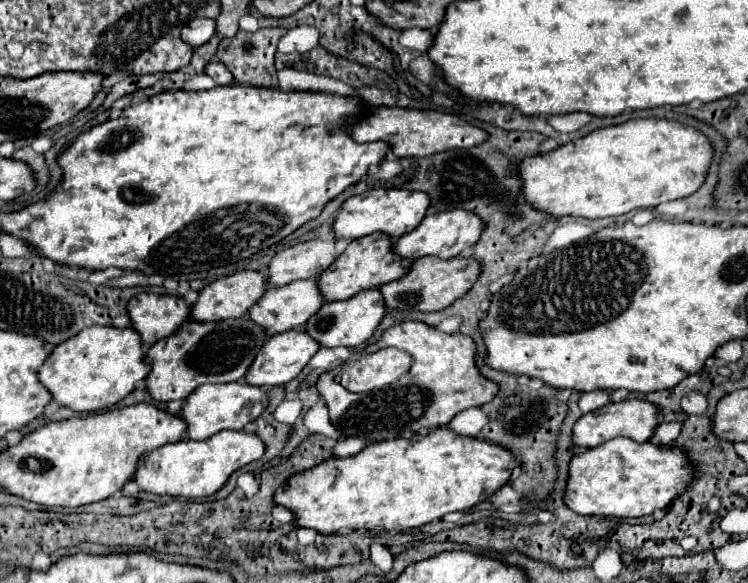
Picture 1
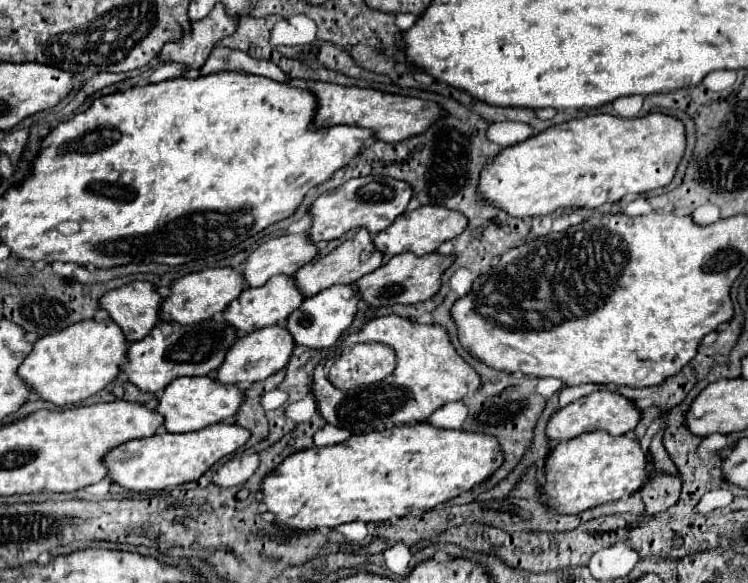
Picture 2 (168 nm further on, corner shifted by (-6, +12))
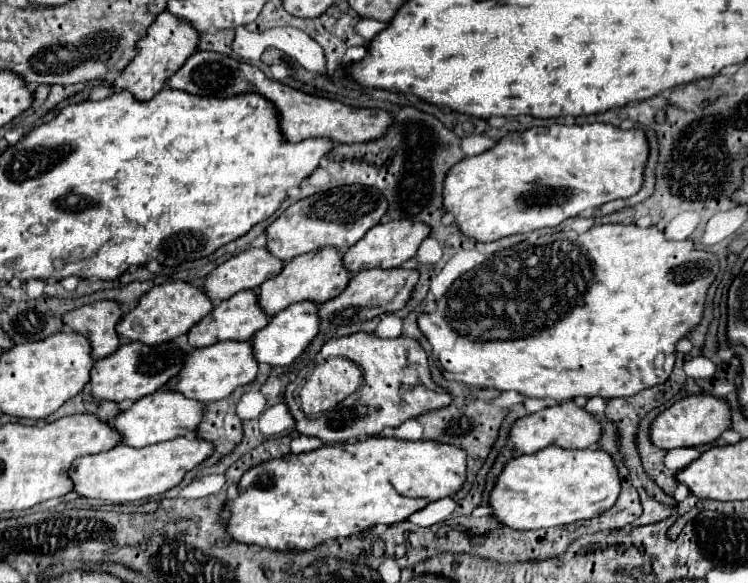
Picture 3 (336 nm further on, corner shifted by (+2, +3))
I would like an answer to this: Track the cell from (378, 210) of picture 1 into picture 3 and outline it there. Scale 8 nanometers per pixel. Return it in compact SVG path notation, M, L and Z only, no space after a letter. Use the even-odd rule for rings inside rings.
M346 185L316 193L292 203L274 223L266 227L266 249L284 263L320 247L334 247L338 253L344 253L350 245L354 245L354 241L362 239L370 227L378 225L386 209L386 197L374 187Z

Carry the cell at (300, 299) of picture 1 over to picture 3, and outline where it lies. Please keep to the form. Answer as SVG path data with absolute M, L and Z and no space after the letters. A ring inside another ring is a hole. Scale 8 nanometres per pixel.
M238 291L234 297L214 305L212 313L208 313L202 321L198 321L190 331L188 331L188 343L192 347L204 347L204 345L214 345L218 341L250 341L250 337L262 329L270 317L260 309L258 305L258 295L254 291Z

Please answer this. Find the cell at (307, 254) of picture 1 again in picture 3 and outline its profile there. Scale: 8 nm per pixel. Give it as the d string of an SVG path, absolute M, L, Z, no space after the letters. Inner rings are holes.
M266 247L248 249L214 267L206 275L202 291L210 297L212 303L220 303L238 291L258 289L262 281L278 275L280 271L282 261L272 257Z

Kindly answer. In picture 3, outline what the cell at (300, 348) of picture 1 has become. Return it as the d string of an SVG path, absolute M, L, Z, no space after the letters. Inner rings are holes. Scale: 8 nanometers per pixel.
M220 341L208 347L198 347L186 355L182 373L178 377L172 377L166 383L168 391L182 393L188 399L200 401L200 403L210 403L210 401L220 401L226 399L236 387L248 385L256 379L256 367L258 363L252 357L250 343L240 343L240 341Z

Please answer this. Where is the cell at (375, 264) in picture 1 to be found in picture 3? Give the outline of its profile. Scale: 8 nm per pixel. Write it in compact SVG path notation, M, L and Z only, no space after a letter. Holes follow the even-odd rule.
M334 247L318 249L314 253L304 253L304 255L294 257L292 261L286 263L282 273L264 281L258 287L258 305L262 307L266 315L274 315L290 307L292 303L300 303L300 301L312 301L320 305L336 297L338 293L342 293L348 281L350 281L350 273L342 267L342 255Z

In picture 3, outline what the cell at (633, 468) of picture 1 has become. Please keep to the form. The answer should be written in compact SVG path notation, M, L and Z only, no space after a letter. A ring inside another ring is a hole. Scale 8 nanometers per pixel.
M550 445L546 449L540 449L532 455L518 455L512 457L502 473L496 479L494 489L490 491L490 509L492 517L510 527L510 529L542 529L542 527L556 527L556 525L568 525L580 519L592 519L608 511L620 493L620 481L618 471L612 461L612 457L600 449L562 449L558 445Z

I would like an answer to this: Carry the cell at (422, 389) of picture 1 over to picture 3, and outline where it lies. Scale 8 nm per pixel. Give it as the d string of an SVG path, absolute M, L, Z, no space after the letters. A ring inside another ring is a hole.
M354 333L348 337L326 341L318 355L346 357L354 361L362 369L364 385L360 387L360 391L354 391L342 403L338 403L332 411L322 413L314 419L304 417L296 399L284 399L300 435L318 437L324 443L344 443L362 437L378 437L384 427L398 427L404 421L414 419L426 411L450 405L450 393L432 383L426 353L414 339L380 339L372 333Z

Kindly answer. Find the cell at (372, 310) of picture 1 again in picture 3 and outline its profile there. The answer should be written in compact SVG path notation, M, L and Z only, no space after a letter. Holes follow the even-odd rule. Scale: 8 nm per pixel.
M302 301L302 303L294 303L290 305L290 309L282 309L282 313L272 315L270 323L260 329L258 333L254 333L254 337L250 339L250 347L254 349L254 359L258 363L268 363L268 365L290 365L308 345L310 341L316 337L318 333L318 305L310 303L310 301Z

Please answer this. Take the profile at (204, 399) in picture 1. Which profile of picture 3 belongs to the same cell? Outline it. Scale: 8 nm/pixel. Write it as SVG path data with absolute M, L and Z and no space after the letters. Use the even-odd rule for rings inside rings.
M160 389L152 395L142 397L140 401L132 403L132 407L120 411L112 427L120 433L120 443L130 447L146 447L160 441L170 441L176 437L196 437L196 427L202 419L202 411L198 401L190 401L182 397L182 393L172 393L168 389Z

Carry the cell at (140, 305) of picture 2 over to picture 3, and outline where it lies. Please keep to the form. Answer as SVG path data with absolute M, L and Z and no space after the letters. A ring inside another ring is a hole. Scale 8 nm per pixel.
M96 301L64 313L64 325L88 337L92 359L102 359L118 349L120 339L116 335L116 323L120 319L122 313L116 301Z

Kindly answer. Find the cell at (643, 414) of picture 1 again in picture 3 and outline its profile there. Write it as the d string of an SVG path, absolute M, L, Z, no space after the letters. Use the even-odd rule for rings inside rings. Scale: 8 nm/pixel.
M562 401L560 405L546 407L542 411L530 413L514 421L508 433L508 441L520 453L534 453L548 445L558 445L562 449L590 449L598 443L600 433L602 427L590 413L586 413L582 407L574 405L572 401Z

